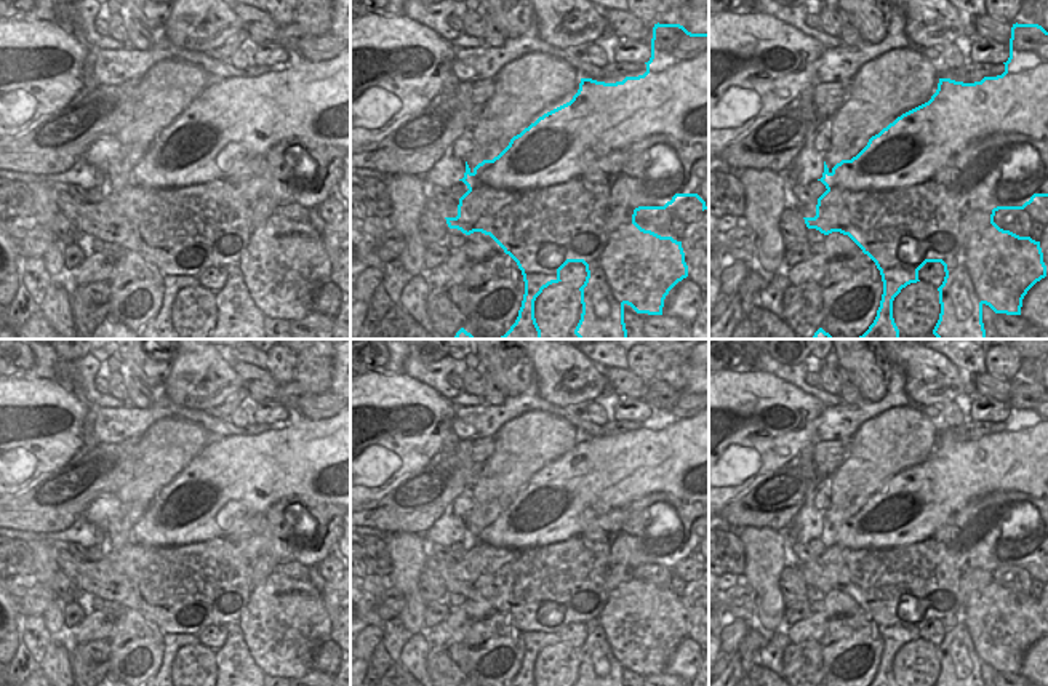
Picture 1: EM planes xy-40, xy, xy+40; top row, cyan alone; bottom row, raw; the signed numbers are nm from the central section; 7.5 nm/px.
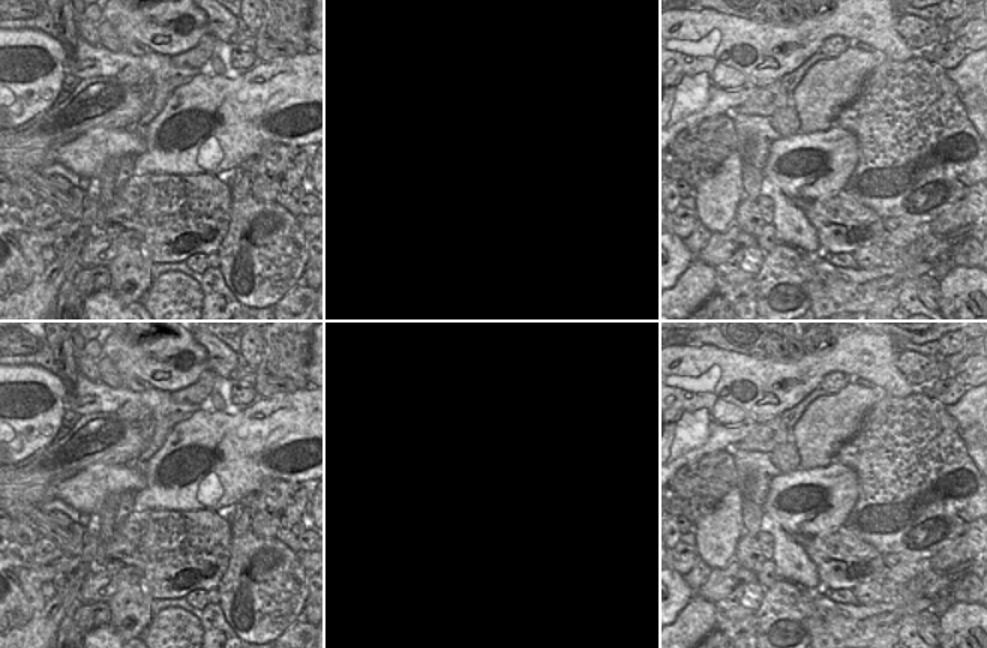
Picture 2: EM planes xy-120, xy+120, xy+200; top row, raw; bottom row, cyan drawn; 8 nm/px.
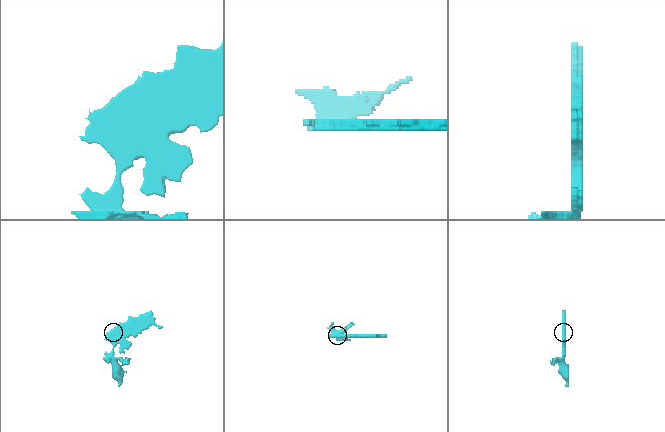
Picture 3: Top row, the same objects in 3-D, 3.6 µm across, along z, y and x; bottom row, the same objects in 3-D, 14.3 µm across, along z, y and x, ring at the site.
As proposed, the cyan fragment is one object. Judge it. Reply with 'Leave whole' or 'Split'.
Split.

